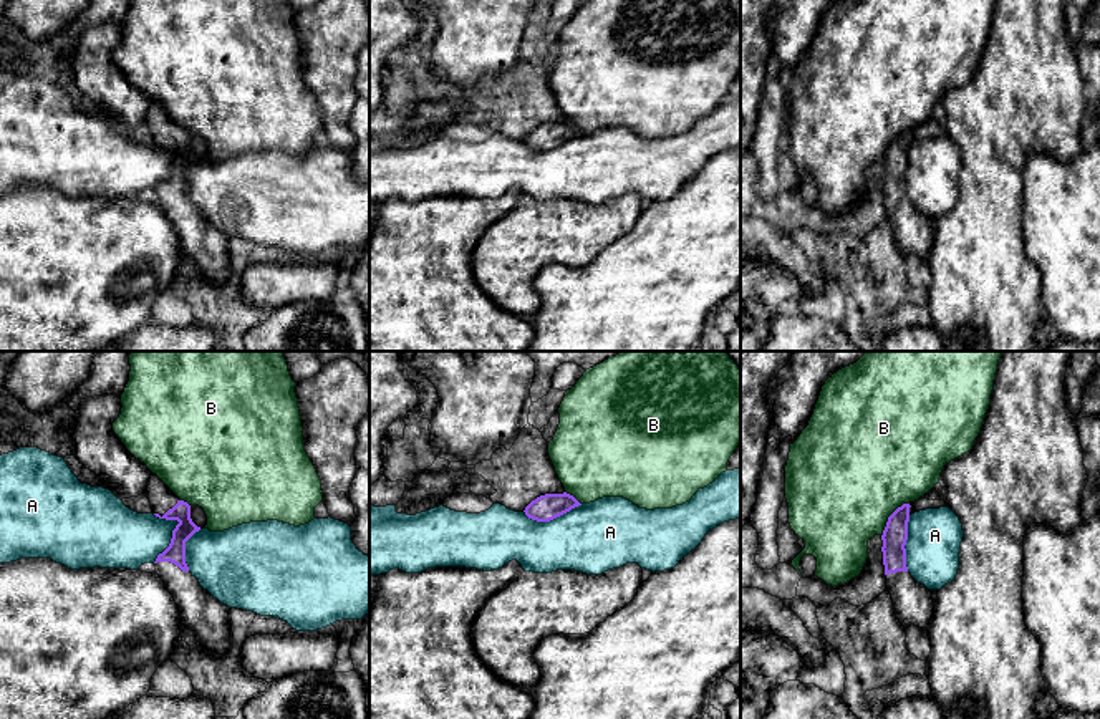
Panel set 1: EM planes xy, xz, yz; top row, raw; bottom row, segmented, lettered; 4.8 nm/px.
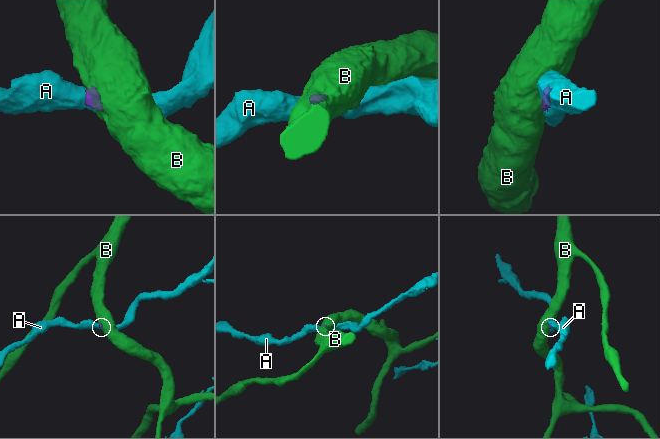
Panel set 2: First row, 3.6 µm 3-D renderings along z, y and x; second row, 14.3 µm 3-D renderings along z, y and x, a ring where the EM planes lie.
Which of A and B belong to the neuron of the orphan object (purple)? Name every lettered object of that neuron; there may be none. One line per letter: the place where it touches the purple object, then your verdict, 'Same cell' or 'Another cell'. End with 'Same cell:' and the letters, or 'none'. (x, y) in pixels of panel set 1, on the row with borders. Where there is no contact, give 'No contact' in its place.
A: Touches purple at xy (171, 540). Another cell
B: Touches purple at yz (888, 517). Another cell
Same cell: none

